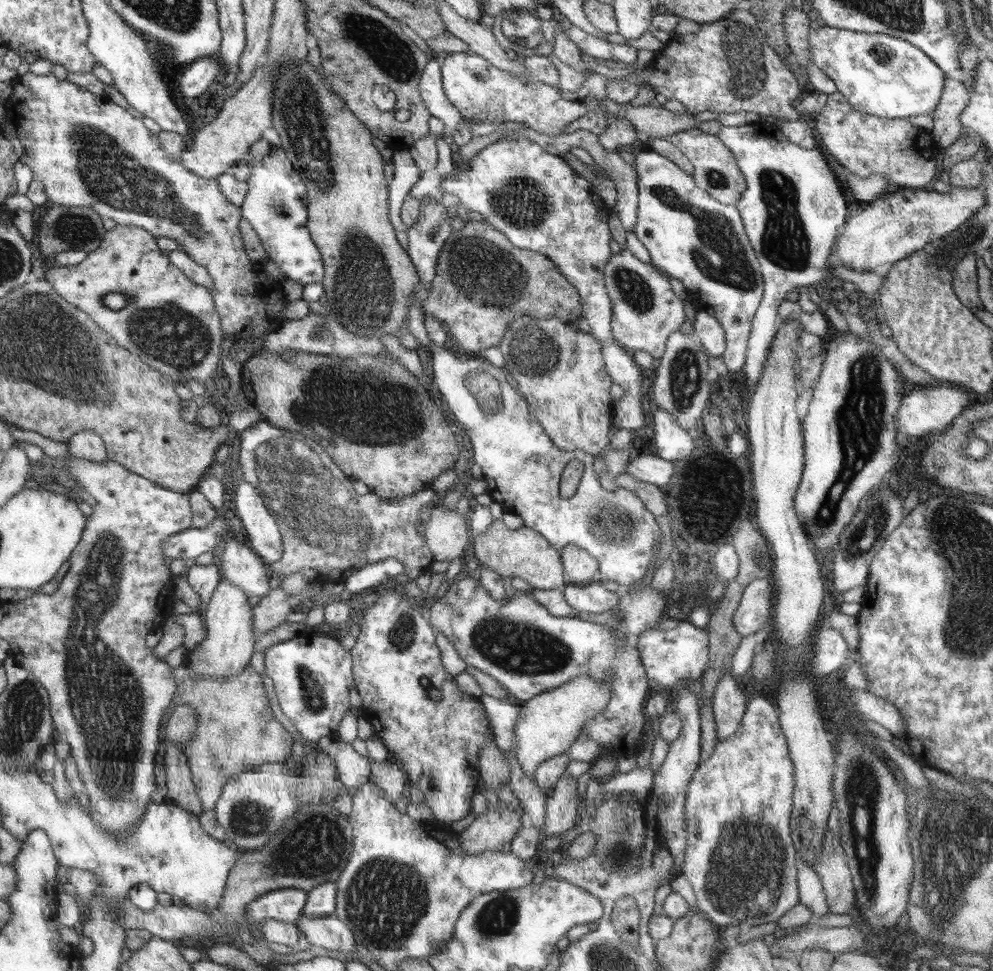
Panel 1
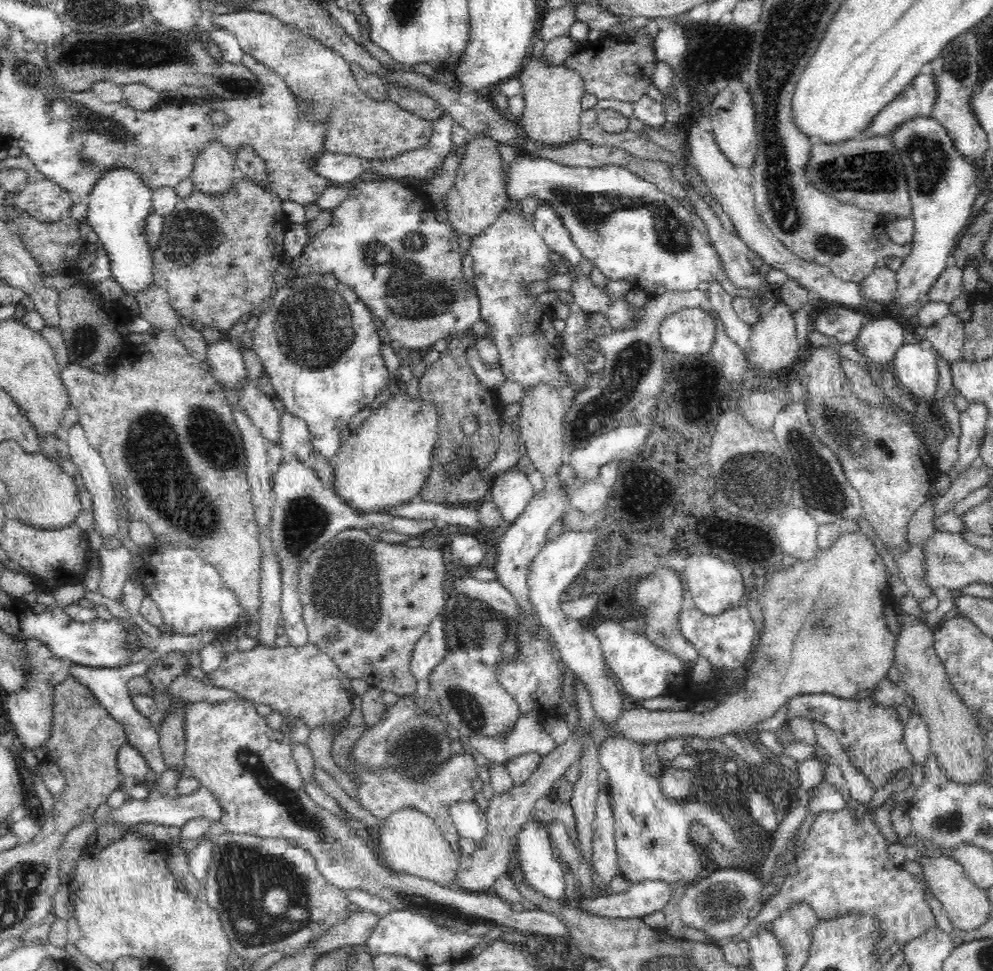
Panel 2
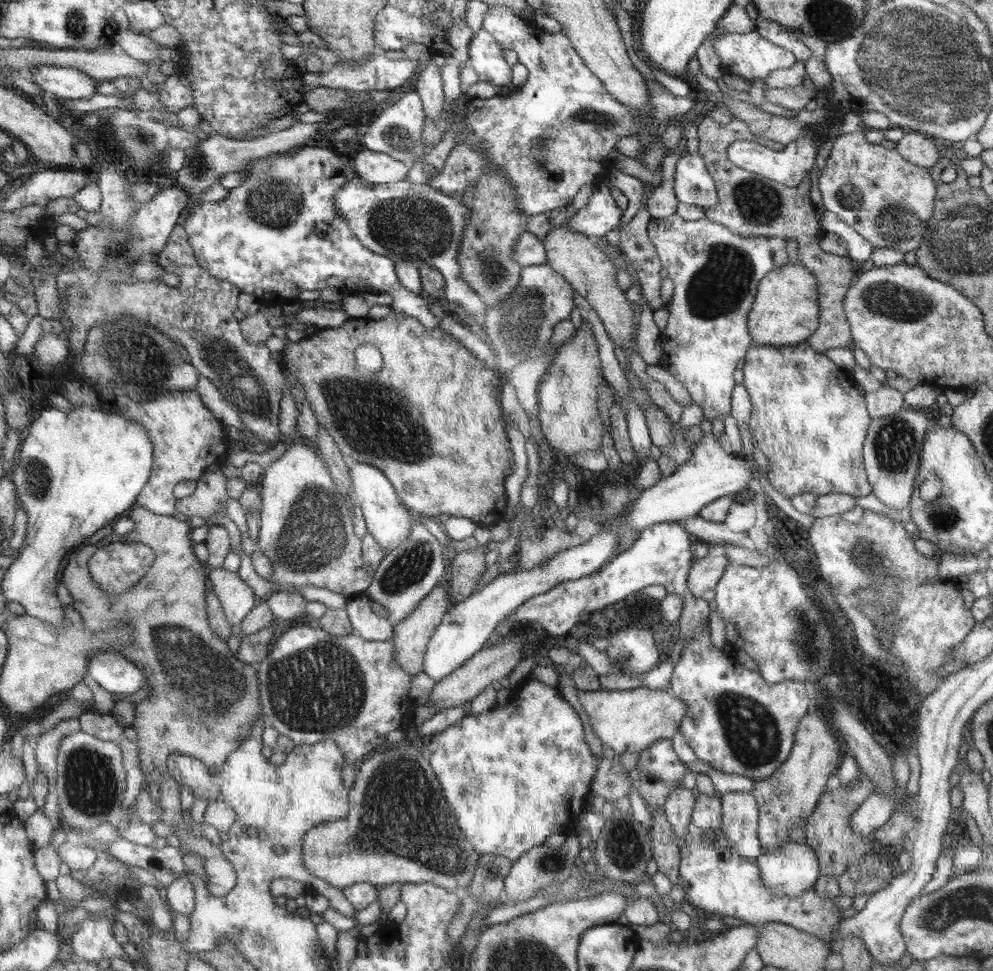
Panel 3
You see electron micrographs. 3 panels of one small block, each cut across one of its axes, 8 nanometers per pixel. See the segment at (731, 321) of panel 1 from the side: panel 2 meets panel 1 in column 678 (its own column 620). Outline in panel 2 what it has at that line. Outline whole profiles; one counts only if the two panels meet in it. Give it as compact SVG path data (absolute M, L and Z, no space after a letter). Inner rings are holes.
M517 157L510 164L503 164L503 170L507 178L507 200L522 202L528 196L535 196L541 202L550 202L558 210L559 217L563 219L581 256L590 260L606 278L626 280L633 284L633 288L644 290L650 298L661 296L664 292L690 292L696 290L700 282L719 282L732 298L742 296L758 300L755 290L738 288L724 275L717 250L706 237L694 229L690 212L679 199L660 190L654 182L648 182L647 179L640 178L639 174L628 171L628 168L618 167L616 164L593 168L574 167L540 157Z

